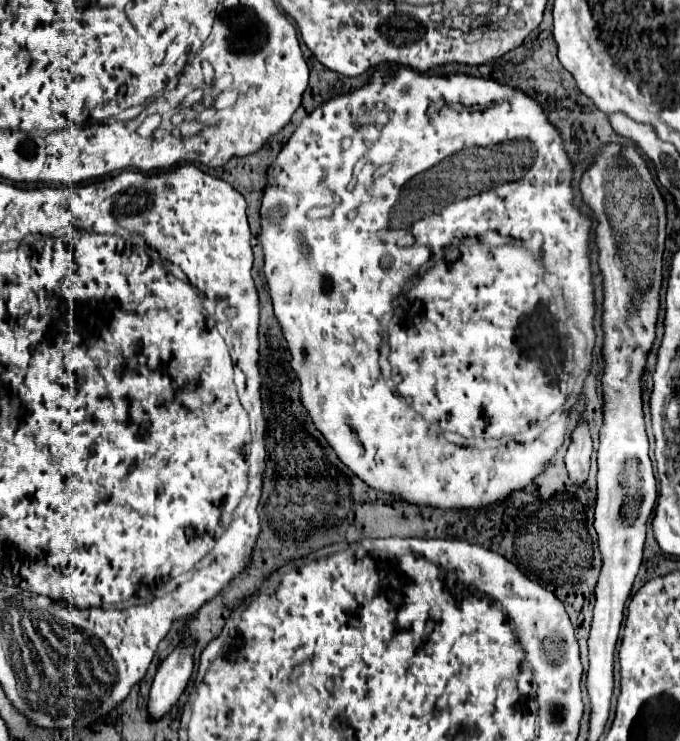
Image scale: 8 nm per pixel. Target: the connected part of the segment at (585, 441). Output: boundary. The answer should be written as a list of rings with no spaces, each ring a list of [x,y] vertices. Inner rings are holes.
[[[580,424],[572,434],[572,444],[566,452],[566,470],[568,478],[582,486],[588,480],[590,470],[590,454],[592,454],[592,440],[586,424]]]

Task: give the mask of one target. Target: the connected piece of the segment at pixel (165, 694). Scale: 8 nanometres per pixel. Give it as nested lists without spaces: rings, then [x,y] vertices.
[[[182,642],[160,664],[148,698],[148,716],[152,722],[164,720],[178,702],[180,694],[186,690],[186,684],[192,674],[192,654],[194,654],[194,644]]]

